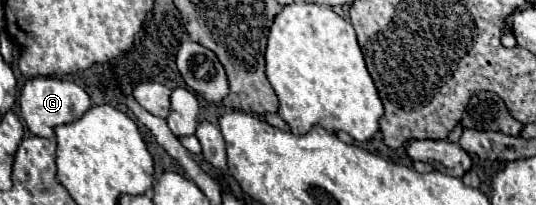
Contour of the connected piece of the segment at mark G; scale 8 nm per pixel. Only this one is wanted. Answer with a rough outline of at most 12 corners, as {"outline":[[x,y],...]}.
{"outline":[[61,78],[25,82],[19,108],[35,136],[79,120],[91,106]]}

